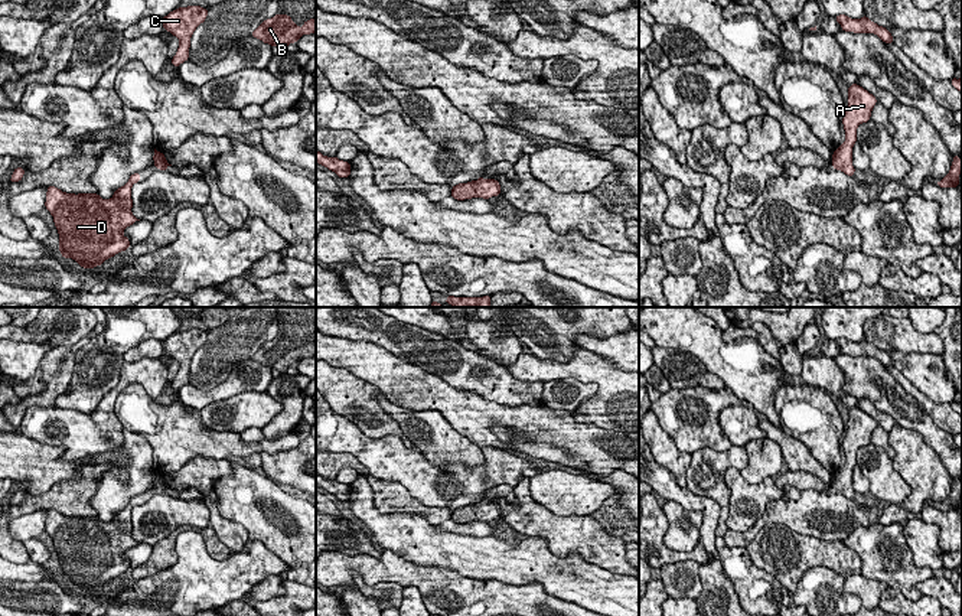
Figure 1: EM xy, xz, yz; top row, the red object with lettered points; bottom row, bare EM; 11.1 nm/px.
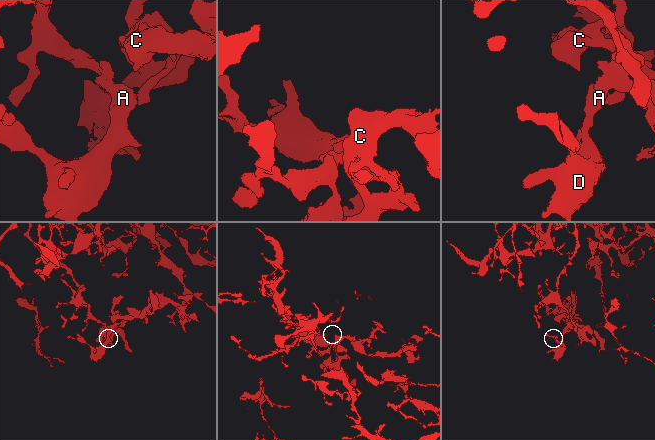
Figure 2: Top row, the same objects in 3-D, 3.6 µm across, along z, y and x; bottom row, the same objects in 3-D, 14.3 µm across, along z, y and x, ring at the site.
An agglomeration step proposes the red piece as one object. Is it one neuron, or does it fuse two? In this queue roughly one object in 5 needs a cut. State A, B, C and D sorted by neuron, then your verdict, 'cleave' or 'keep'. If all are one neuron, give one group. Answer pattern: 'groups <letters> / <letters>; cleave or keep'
groups A B C D; keep

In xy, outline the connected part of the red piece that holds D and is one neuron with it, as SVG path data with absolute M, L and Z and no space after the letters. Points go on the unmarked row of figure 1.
M133 496L111 522L102 522L98 516L66 516L46 509L45 529L53 540L62 580L75 583L79 590L94 591L128 573L130 563L123 555L140 544L131 535L131 511L138 505L140 496Z

